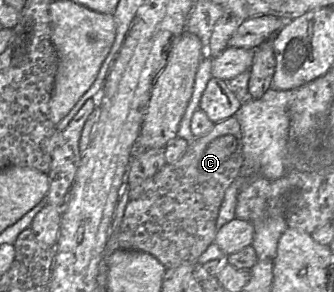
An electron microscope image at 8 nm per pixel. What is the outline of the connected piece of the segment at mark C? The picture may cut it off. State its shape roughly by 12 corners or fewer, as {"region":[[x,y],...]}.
{"region":[[235,116],[129,190],[119,249],[166,269],[214,242],[244,164]]}

